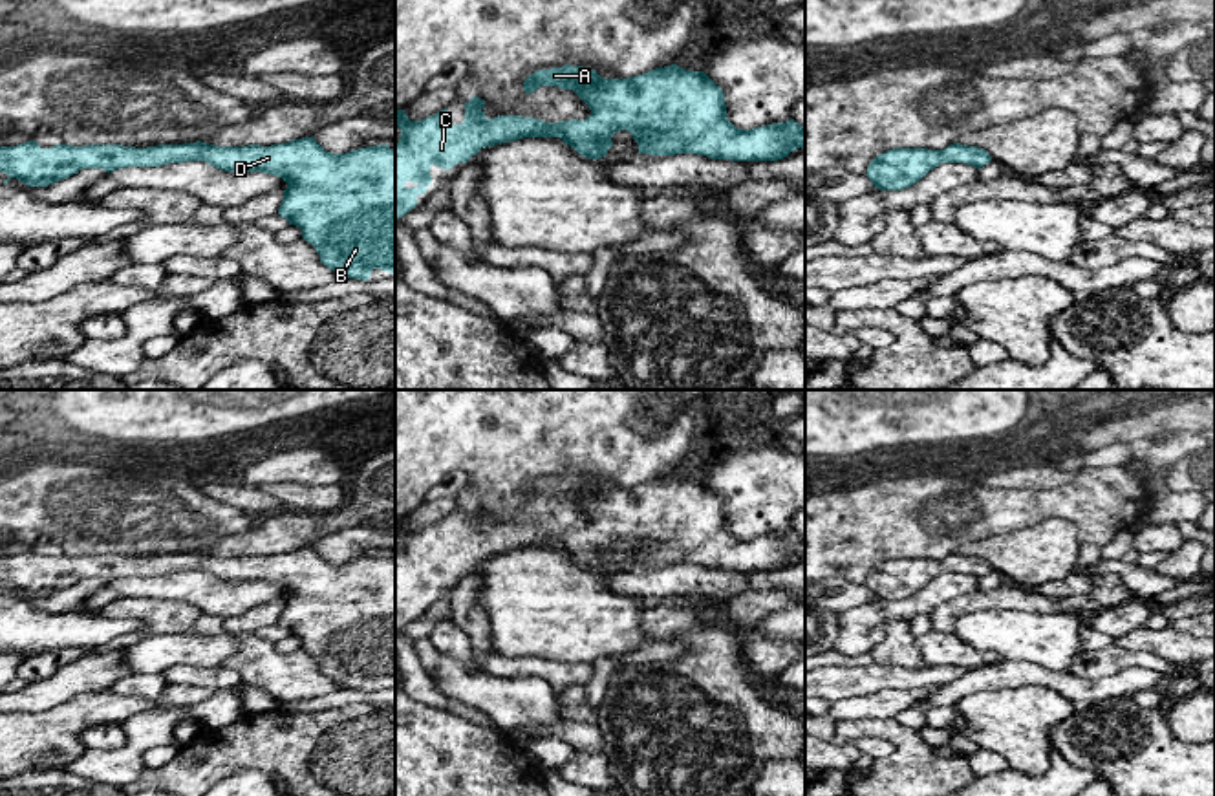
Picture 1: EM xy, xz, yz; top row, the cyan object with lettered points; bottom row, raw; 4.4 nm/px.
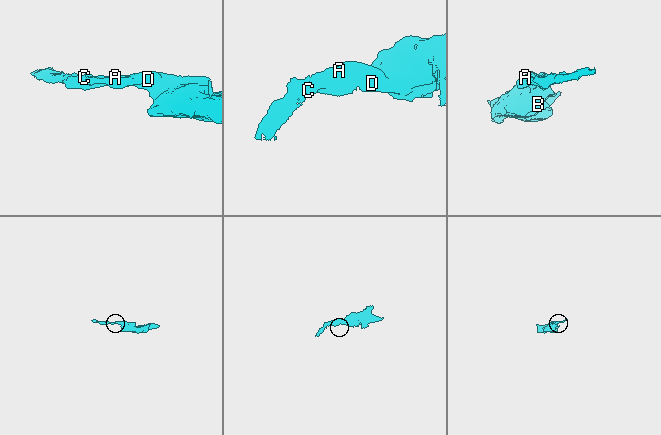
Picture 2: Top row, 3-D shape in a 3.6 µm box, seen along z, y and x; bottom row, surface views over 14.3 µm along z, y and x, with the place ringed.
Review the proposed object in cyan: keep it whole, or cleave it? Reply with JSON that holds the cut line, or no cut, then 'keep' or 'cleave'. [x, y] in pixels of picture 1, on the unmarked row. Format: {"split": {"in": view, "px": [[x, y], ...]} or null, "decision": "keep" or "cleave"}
{"split": null, "decision": "keep"}

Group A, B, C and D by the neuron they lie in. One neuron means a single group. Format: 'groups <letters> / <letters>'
groups A B C D

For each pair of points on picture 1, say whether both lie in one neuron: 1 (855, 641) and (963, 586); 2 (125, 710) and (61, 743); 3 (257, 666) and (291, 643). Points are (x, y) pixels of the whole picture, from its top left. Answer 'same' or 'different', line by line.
1: same
2: same
3: different

